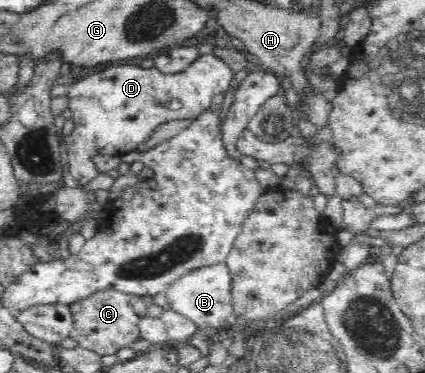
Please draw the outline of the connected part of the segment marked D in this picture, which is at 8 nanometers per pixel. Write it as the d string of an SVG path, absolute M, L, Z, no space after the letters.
M211 53L201 55L191 67L177 74L163 74L155 67L141 68L136 61L130 61L128 65L112 65L103 72L82 78L68 90L68 106L76 124L72 134L64 137L71 175L78 181L79 186L83 187L99 175L92 161L93 156L110 154L129 158L139 144L152 137L158 126L172 120L196 119L206 109L210 109L214 95L224 95L231 88L233 76L233 71Z

